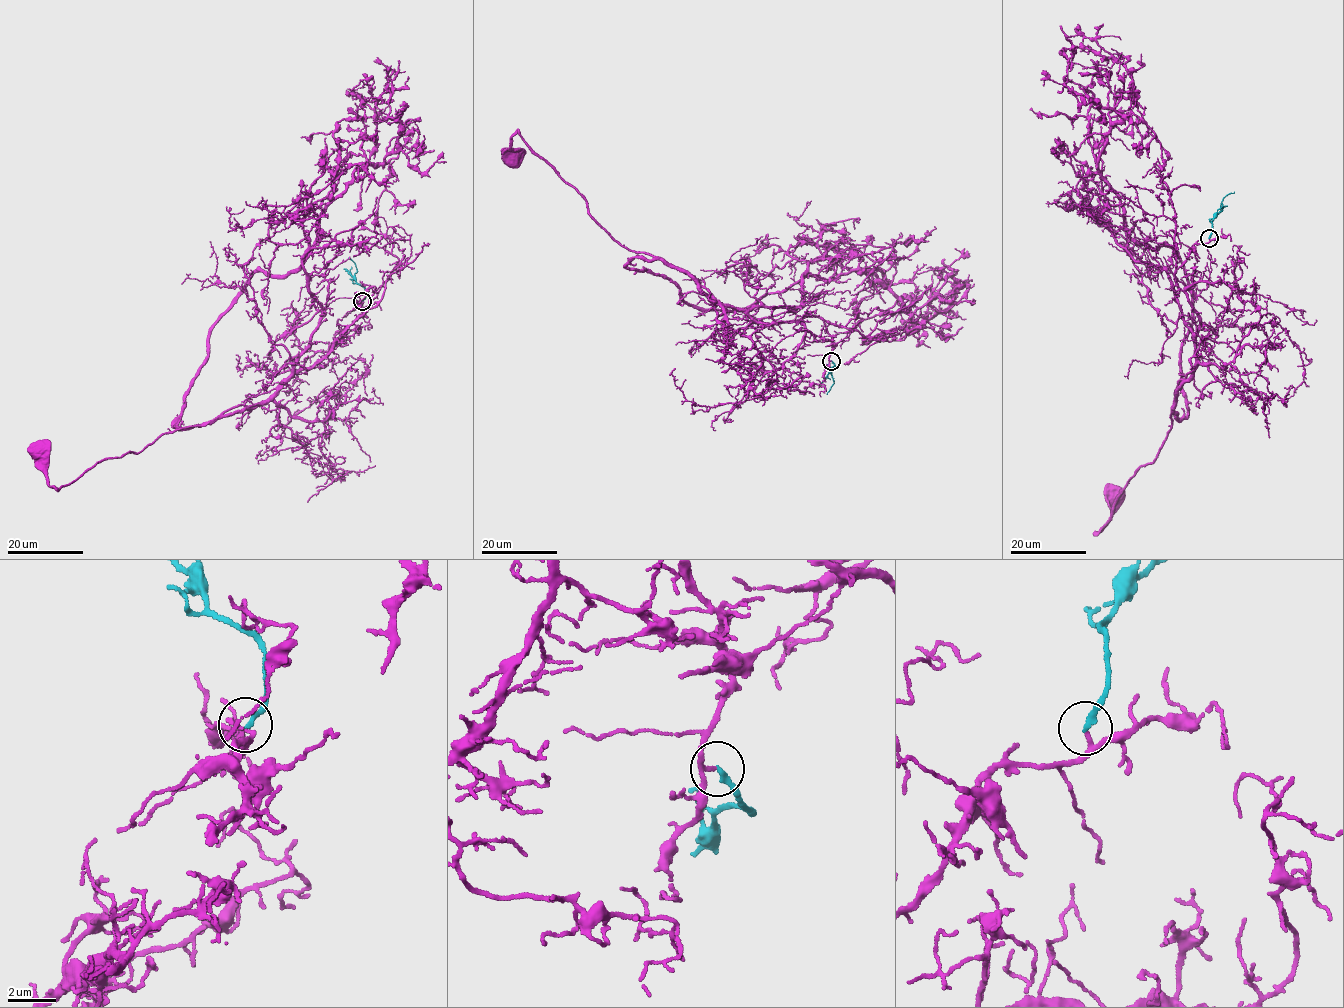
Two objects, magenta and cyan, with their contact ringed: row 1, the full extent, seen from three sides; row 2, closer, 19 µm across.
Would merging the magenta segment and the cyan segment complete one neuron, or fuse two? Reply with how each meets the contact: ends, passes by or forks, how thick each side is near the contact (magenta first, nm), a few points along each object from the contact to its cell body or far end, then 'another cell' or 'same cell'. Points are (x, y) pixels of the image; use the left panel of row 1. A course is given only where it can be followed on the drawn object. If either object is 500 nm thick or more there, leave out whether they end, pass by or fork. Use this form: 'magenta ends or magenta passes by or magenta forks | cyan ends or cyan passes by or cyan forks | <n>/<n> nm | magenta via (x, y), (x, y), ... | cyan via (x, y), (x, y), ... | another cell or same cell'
magenta passes by | cyan ends | 150/200 nm | magenta via (362, 301), (325, 355), (253, 406), (107, 457), (58, 488), (36, 454) | cyan via (362, 301), (365, 289), (356, 282), (355, 265), (348, 258) | same cell

